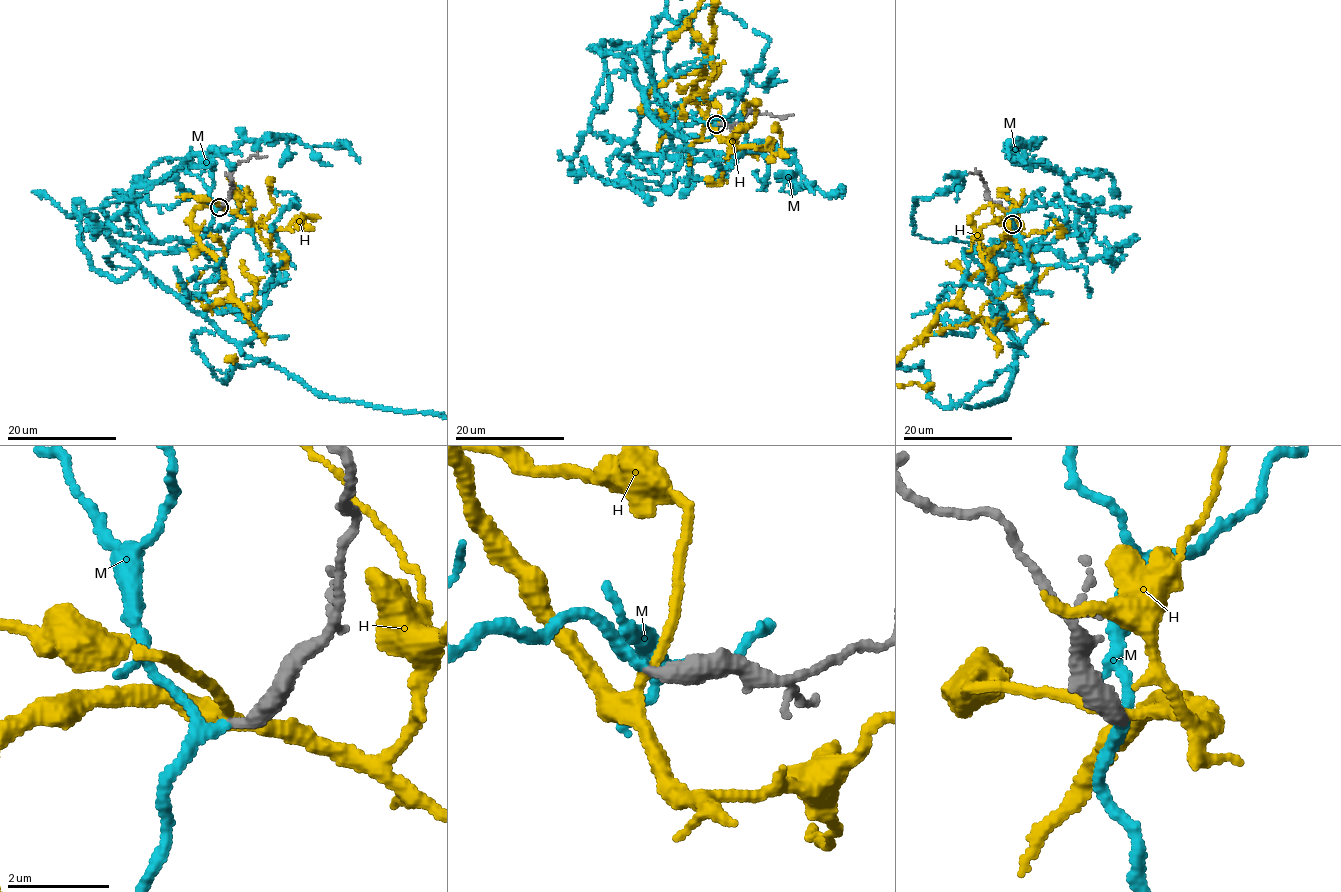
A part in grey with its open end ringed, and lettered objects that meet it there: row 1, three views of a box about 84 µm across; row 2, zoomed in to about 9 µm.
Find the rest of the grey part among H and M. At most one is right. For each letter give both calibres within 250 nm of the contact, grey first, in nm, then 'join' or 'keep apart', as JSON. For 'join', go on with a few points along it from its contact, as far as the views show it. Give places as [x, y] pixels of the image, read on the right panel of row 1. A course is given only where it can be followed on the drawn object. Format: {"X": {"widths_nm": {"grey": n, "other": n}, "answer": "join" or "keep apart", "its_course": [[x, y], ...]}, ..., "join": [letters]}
{"H": {"widths_nm": {"grey": 320, "other": 200}, "answer": "keep apart"}, "M": {"widths_nm": {"grey": 320, "other": 200}, "answer": "join"}, "join": ["M"]}

